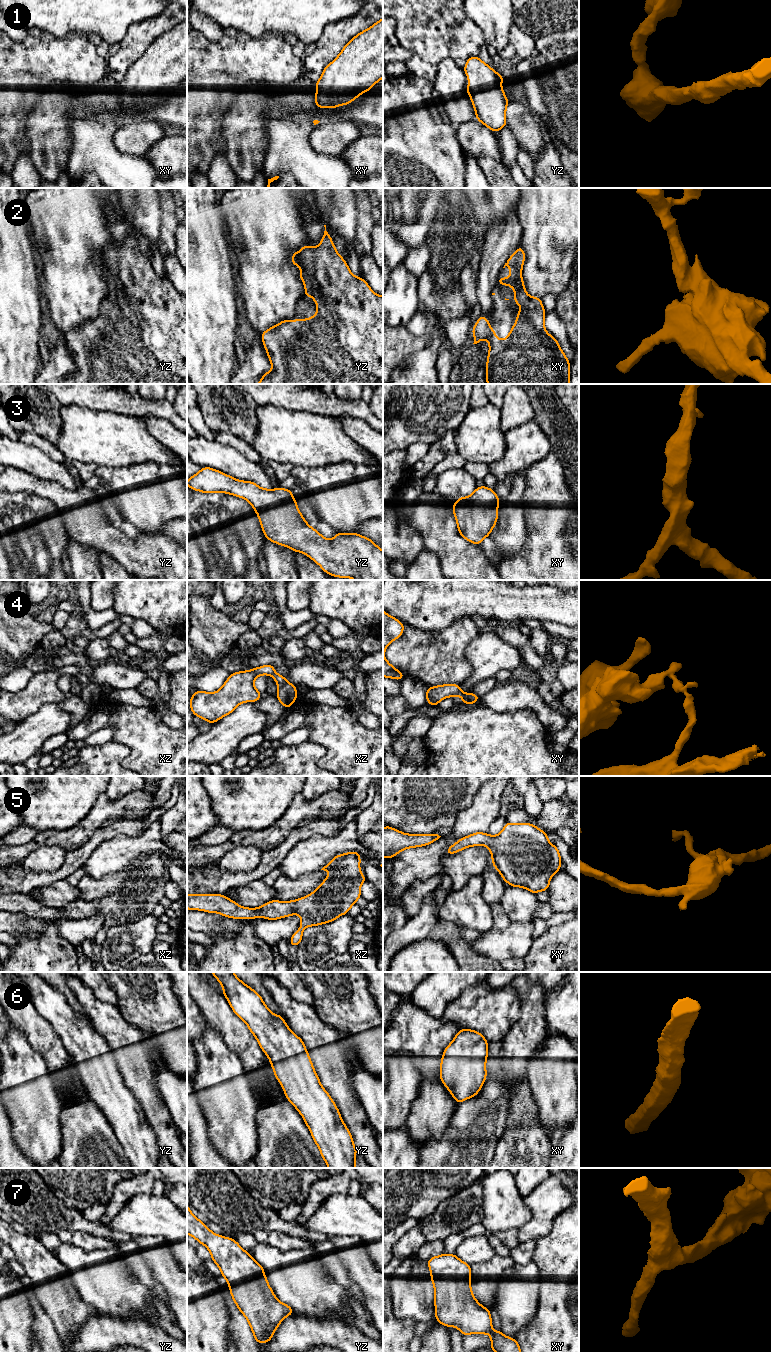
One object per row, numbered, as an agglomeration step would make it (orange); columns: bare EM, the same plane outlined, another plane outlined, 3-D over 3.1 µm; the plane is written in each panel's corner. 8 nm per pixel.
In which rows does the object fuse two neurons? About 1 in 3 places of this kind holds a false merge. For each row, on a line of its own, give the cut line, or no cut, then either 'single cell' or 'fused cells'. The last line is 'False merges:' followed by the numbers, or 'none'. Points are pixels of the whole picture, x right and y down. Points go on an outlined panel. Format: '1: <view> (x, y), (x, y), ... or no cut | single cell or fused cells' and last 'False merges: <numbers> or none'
1: no cut | single cell
2: no cut | single cell
3: no cut | single cell
4: xy (468, 693), (469, 700), (472, 703) | fused cells
5: no cut | single cell
6: no cut | single cell
7: no cut | single cell
False merges: 4

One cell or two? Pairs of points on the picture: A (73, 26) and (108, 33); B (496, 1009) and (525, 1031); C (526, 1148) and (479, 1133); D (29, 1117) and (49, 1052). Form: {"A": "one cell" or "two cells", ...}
{"A": "one cell", "B": "two cells", "C": "two cells", "D": "two cells"}

